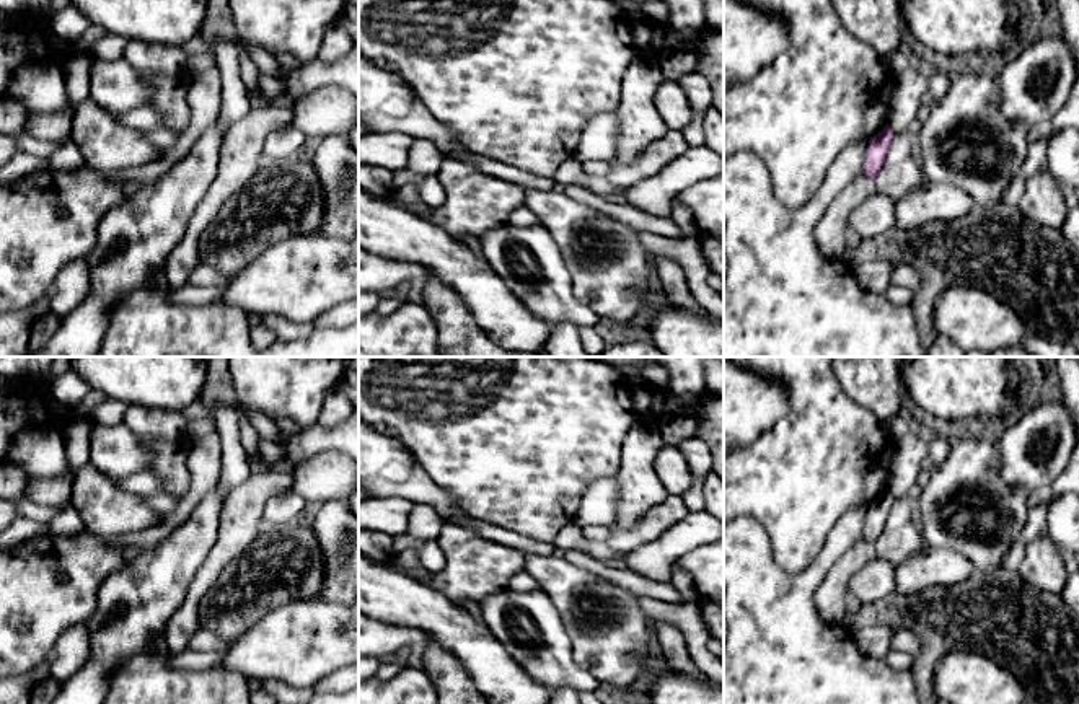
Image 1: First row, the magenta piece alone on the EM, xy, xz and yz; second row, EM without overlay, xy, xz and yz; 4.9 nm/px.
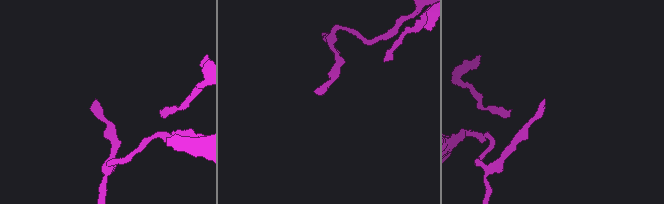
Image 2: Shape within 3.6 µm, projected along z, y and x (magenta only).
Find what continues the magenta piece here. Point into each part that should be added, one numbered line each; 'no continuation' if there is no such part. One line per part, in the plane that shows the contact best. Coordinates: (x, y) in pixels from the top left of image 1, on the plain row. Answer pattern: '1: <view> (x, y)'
no continuation

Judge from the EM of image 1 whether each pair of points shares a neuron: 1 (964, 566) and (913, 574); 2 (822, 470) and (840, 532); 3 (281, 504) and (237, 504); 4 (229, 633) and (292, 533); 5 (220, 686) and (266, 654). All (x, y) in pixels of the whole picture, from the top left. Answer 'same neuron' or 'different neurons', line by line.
1: same neuron
2: different neurons
3: different neurons
4: same neuron
5: different neurons

